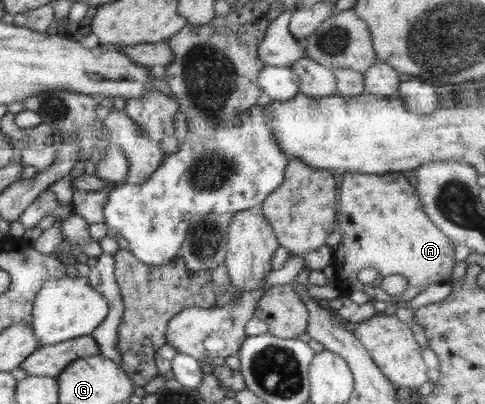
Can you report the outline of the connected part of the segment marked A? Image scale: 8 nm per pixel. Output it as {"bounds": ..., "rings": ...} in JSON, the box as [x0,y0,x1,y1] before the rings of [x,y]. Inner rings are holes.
{"bounds":[331,171,456,305],"rings":[[[360,171],[343,172],[344,179],[338,191],[338,208],[335,223],[340,228],[342,241],[333,247],[331,266],[335,271],[335,286],[348,296],[354,290],[368,294],[370,302],[398,301],[401,305],[406,304],[416,295],[424,291],[432,283],[446,283],[450,280],[452,269],[456,265],[454,249],[456,244],[447,238],[438,226],[428,217],[423,210],[422,202],[416,195],[416,191],[407,175],[403,172],[387,172],[386,174],[365,174]],[[365,267],[378,269],[379,281],[389,275],[403,275],[408,282],[408,287],[399,297],[388,295],[379,281],[362,284],[357,279],[358,272]]]}

